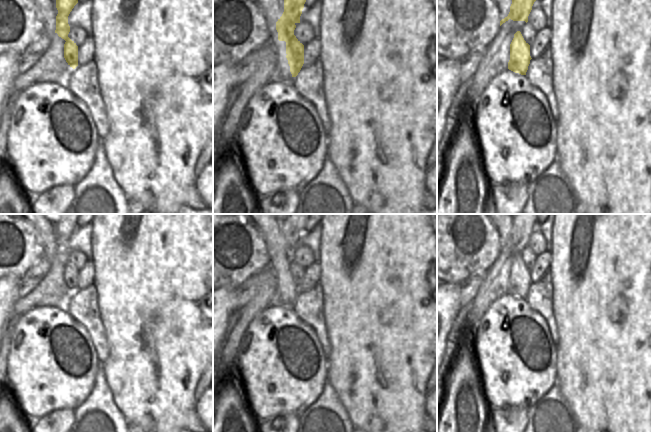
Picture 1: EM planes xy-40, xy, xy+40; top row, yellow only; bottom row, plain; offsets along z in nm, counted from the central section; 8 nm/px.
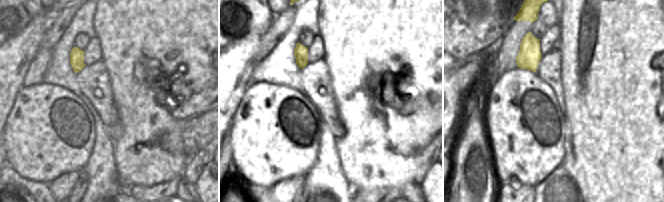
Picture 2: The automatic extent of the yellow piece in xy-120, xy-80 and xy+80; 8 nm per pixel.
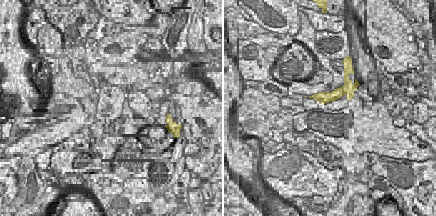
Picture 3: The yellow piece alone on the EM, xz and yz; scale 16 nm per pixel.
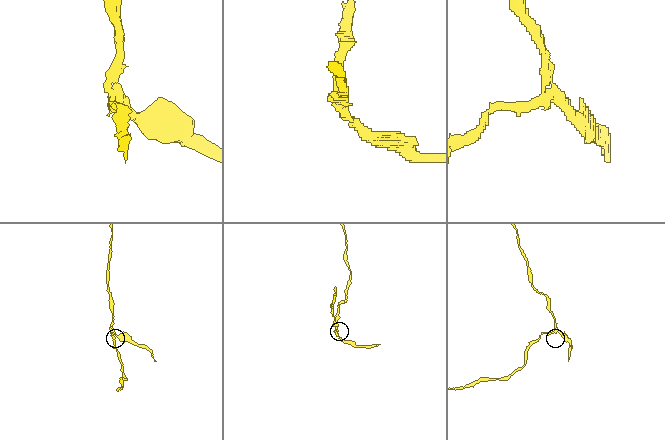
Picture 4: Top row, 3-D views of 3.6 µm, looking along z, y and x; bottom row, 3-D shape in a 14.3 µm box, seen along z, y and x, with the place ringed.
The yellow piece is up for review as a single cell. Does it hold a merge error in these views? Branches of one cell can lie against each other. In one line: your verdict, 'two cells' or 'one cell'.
two cells

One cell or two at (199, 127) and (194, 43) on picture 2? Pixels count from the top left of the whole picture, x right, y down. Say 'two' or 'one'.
two

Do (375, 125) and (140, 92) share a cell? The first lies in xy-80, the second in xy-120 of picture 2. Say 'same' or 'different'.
same

